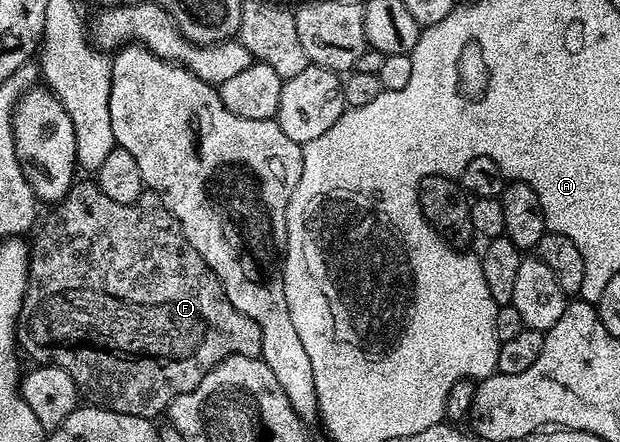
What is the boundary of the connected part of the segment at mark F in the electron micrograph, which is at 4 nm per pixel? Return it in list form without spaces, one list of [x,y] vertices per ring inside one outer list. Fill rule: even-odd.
[[[94,181],[88,183],[73,182],[73,185],[63,199],[51,208],[52,211],[39,224],[35,232],[36,240],[30,243],[30,262],[28,265],[28,288],[22,301],[20,310],[20,321],[16,324],[16,338],[19,346],[29,355],[36,359],[37,364],[51,365],[66,369],[70,377],[74,377],[77,388],[89,404],[105,407],[107,411],[114,413],[126,413],[134,417],[155,420],[156,415],[163,416],[167,412],[168,406],[174,402],[179,395],[185,395],[199,385],[202,377],[210,373],[226,357],[231,355],[241,355],[242,357],[260,358],[262,353],[262,329],[246,313],[234,309],[230,305],[230,297],[226,297],[222,281],[202,261],[202,253],[190,245],[186,233],[182,229],[180,222],[166,209],[166,205],[158,196],[150,190],[144,190],[138,197],[138,201],[133,203],[115,203],[102,193],[102,189]]]

